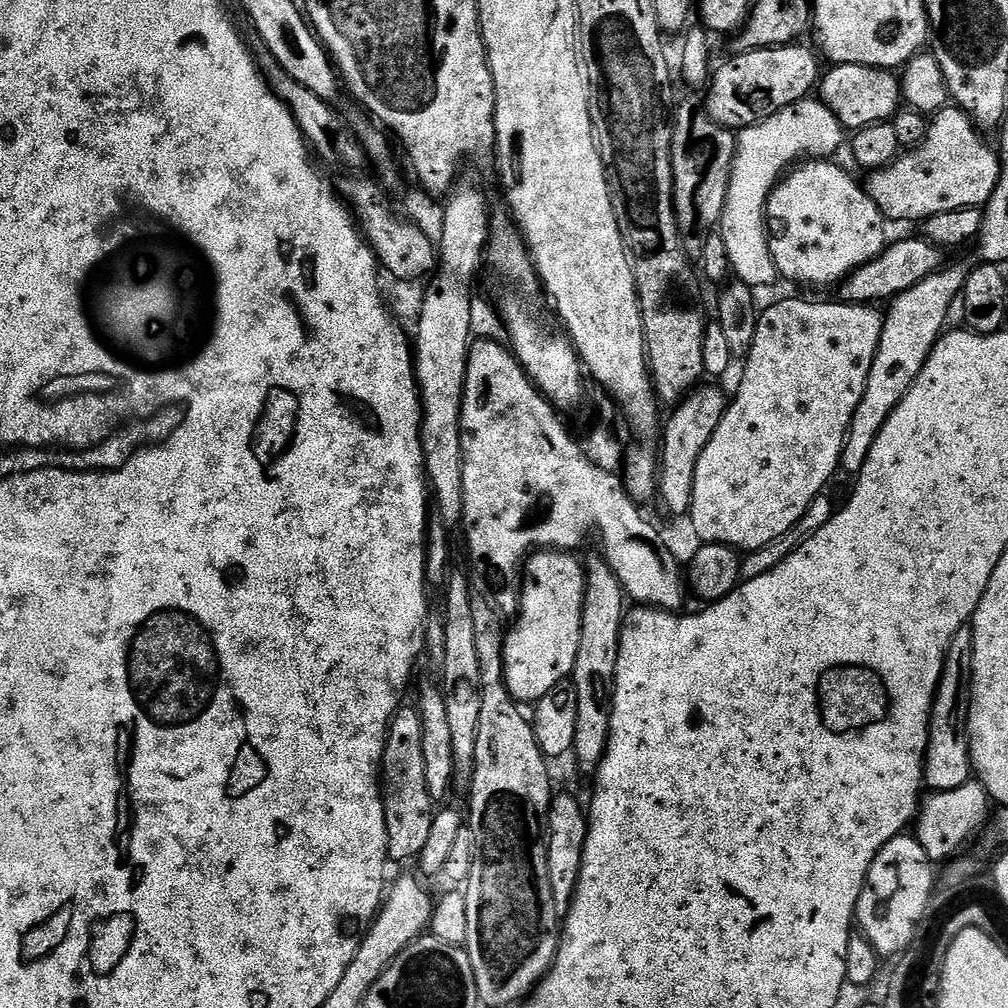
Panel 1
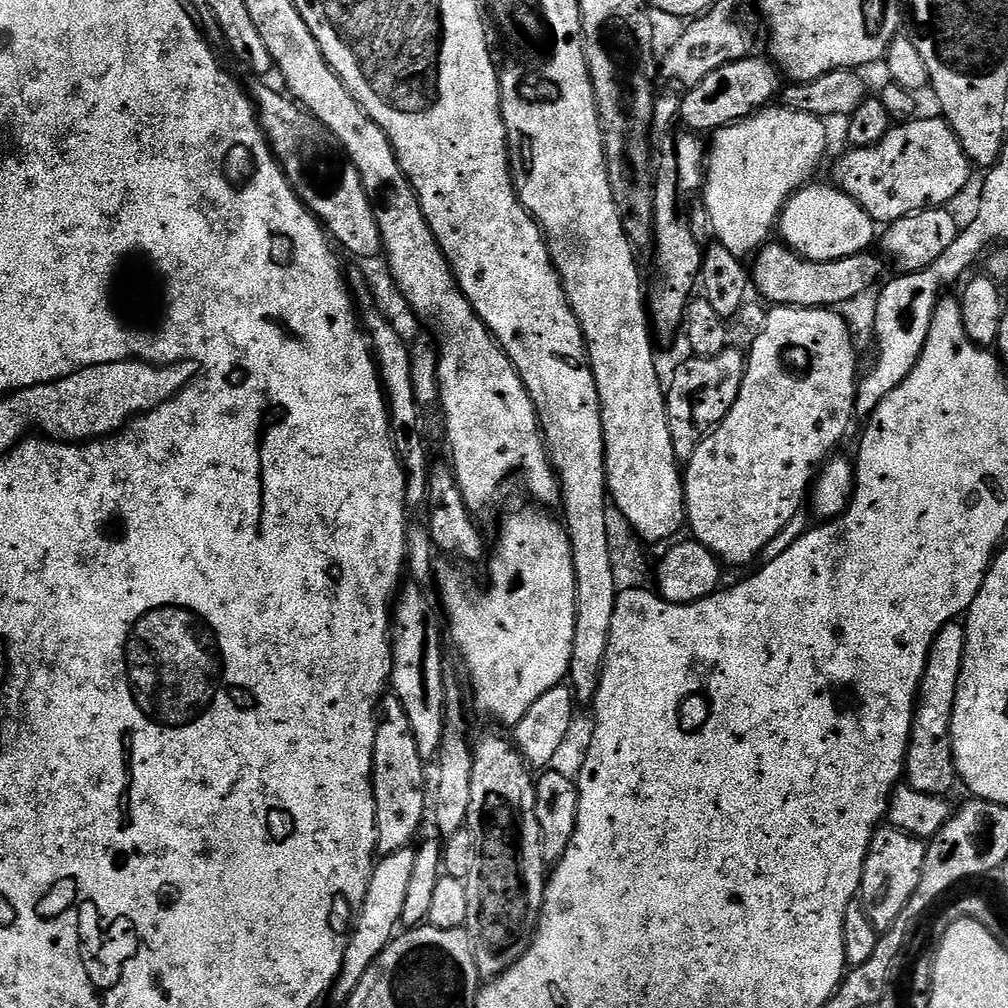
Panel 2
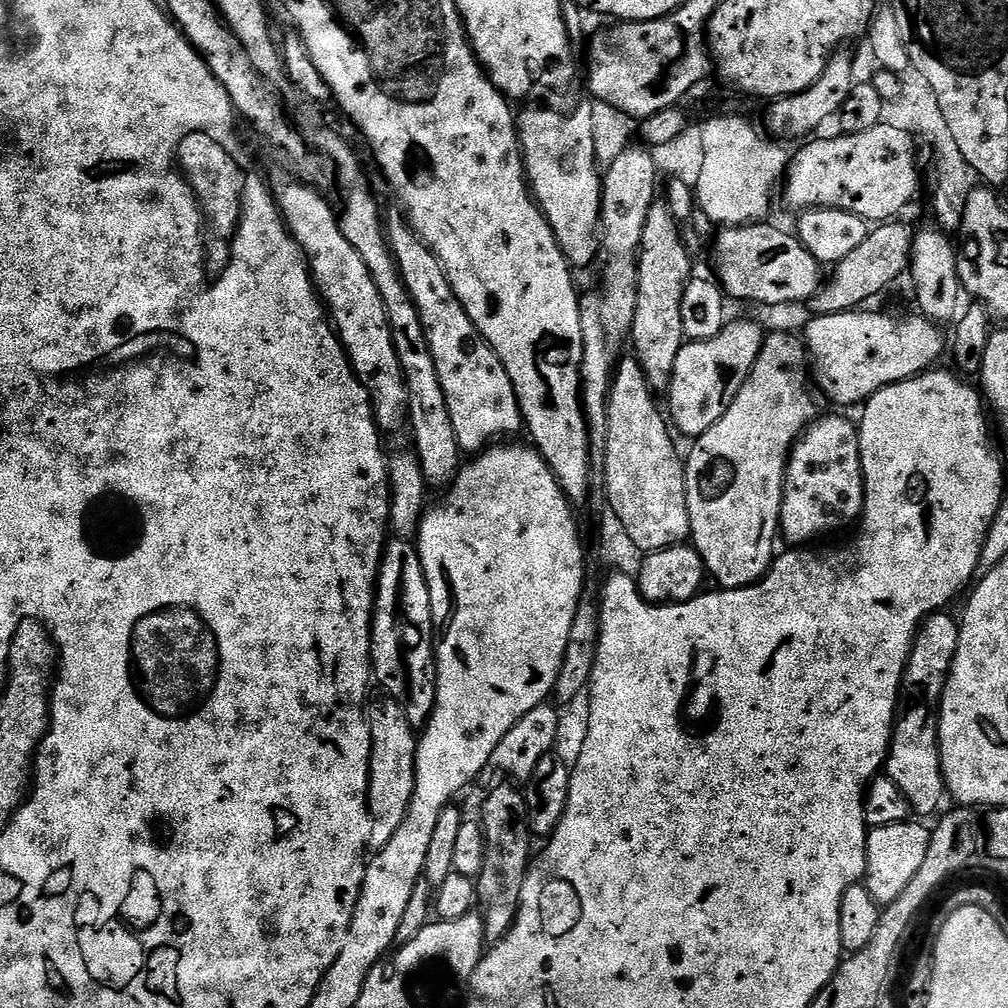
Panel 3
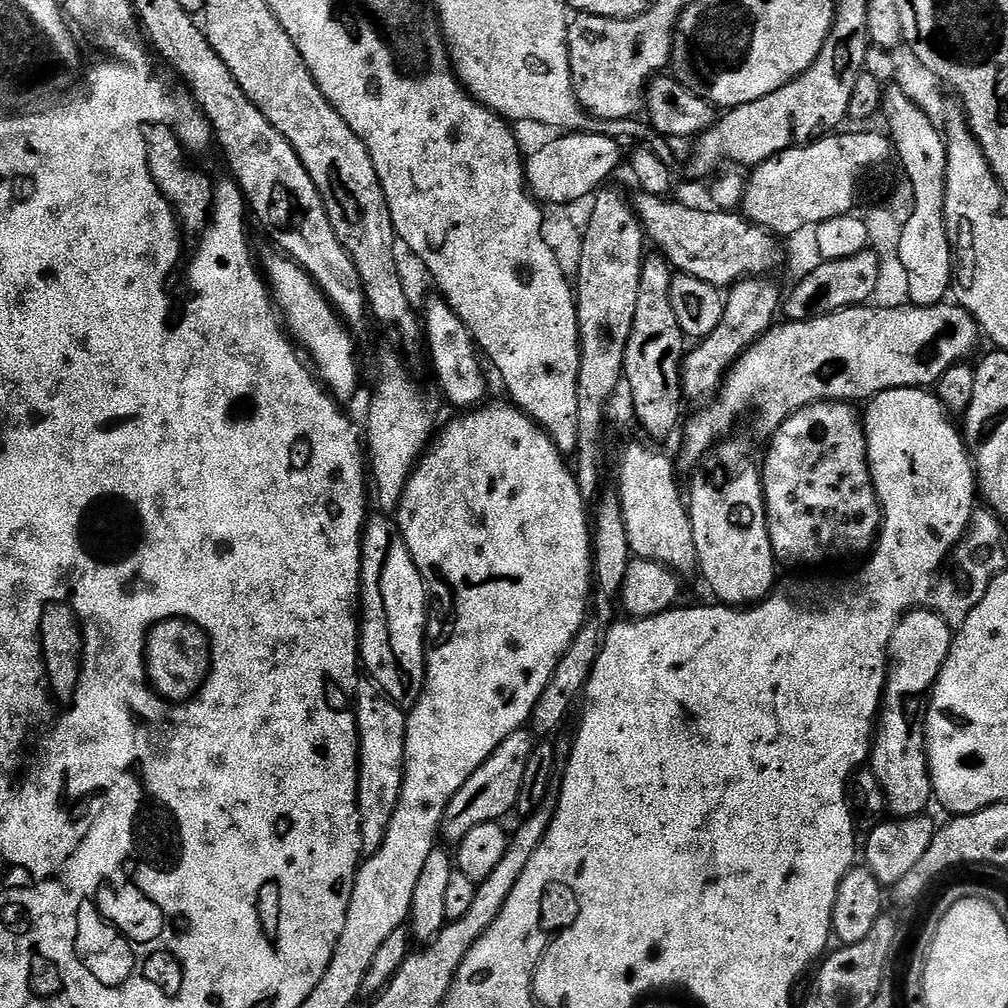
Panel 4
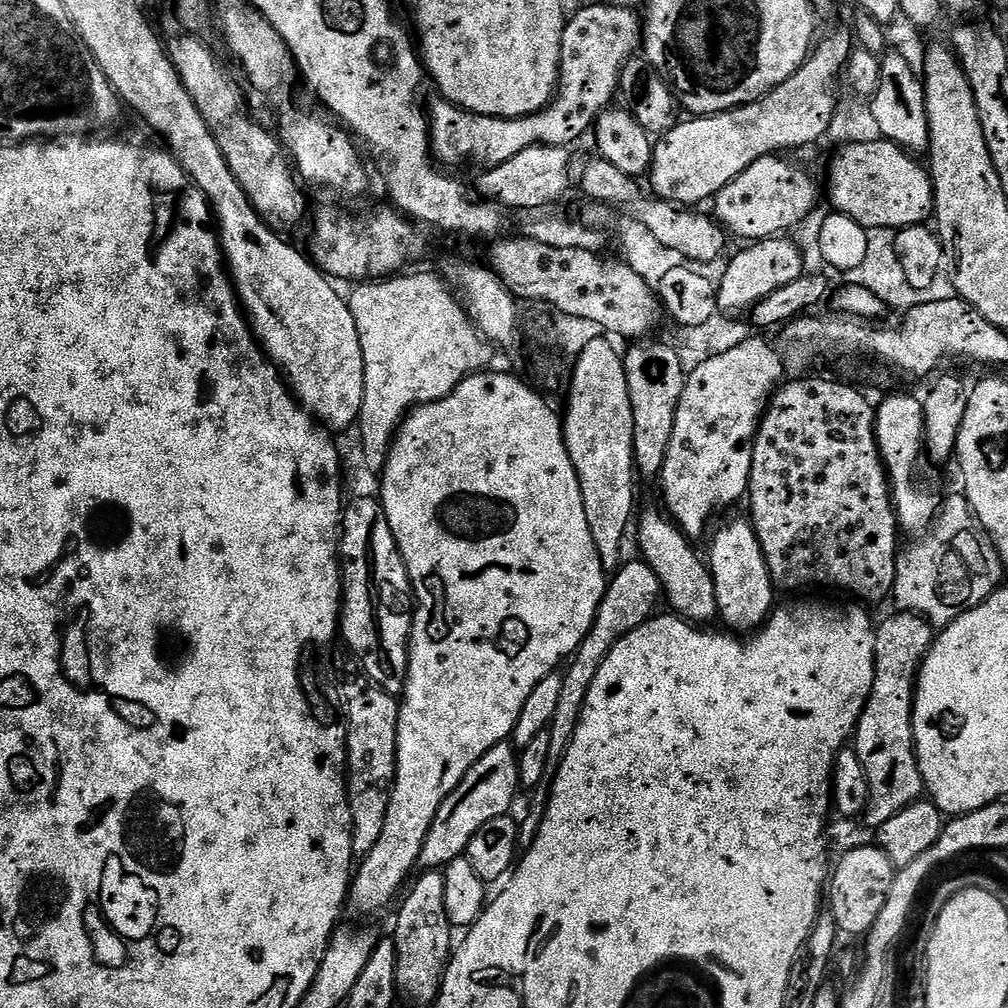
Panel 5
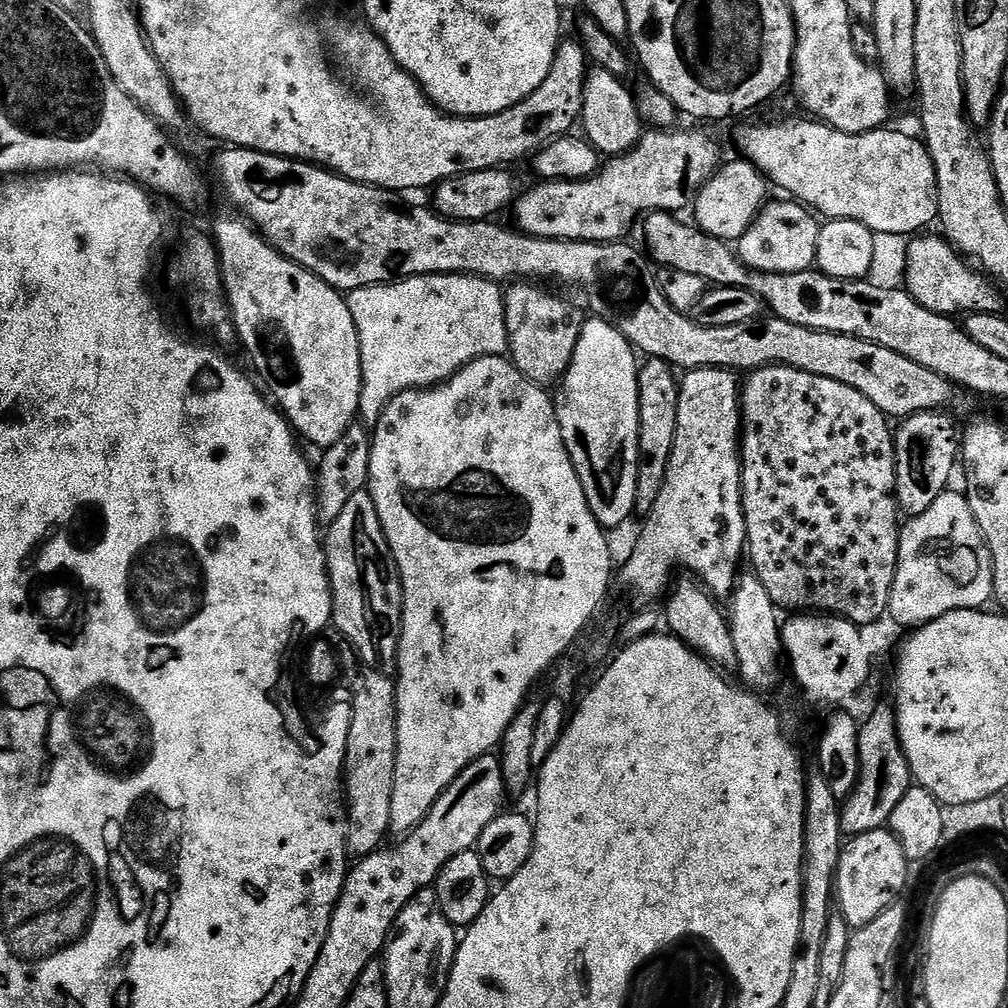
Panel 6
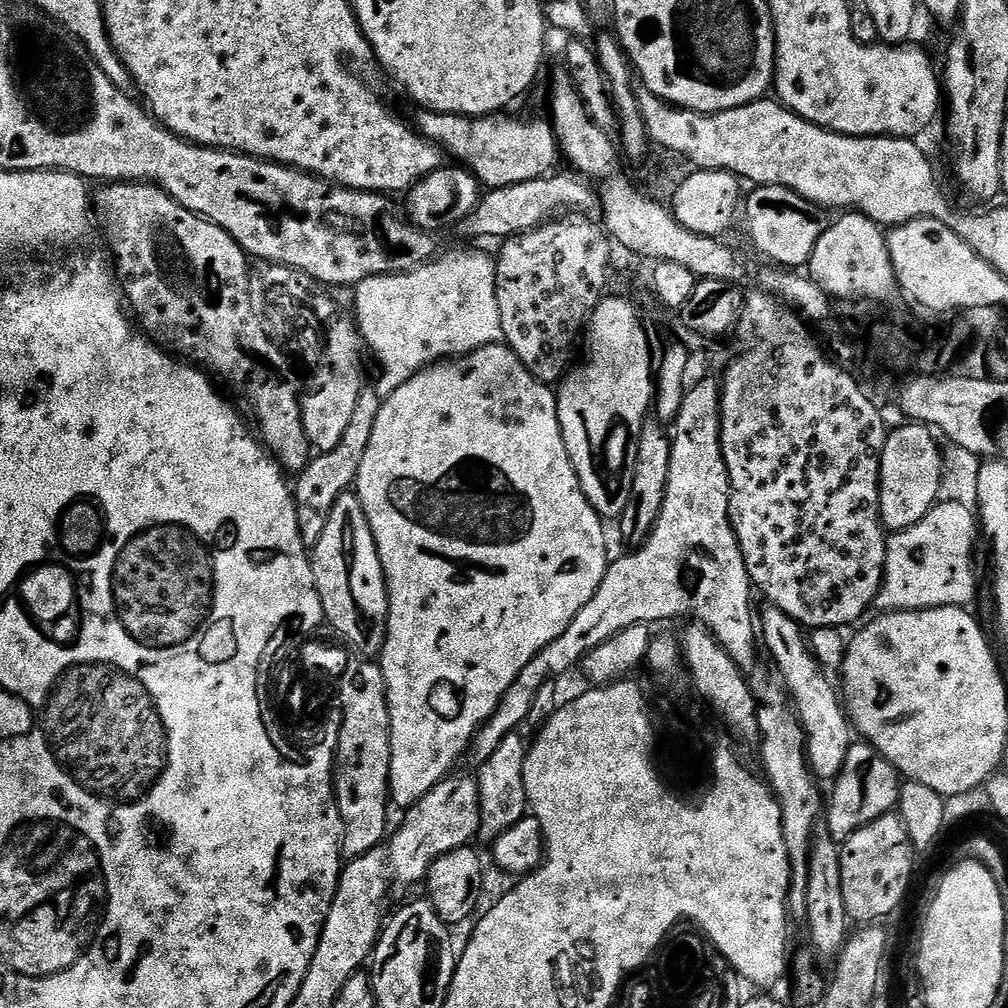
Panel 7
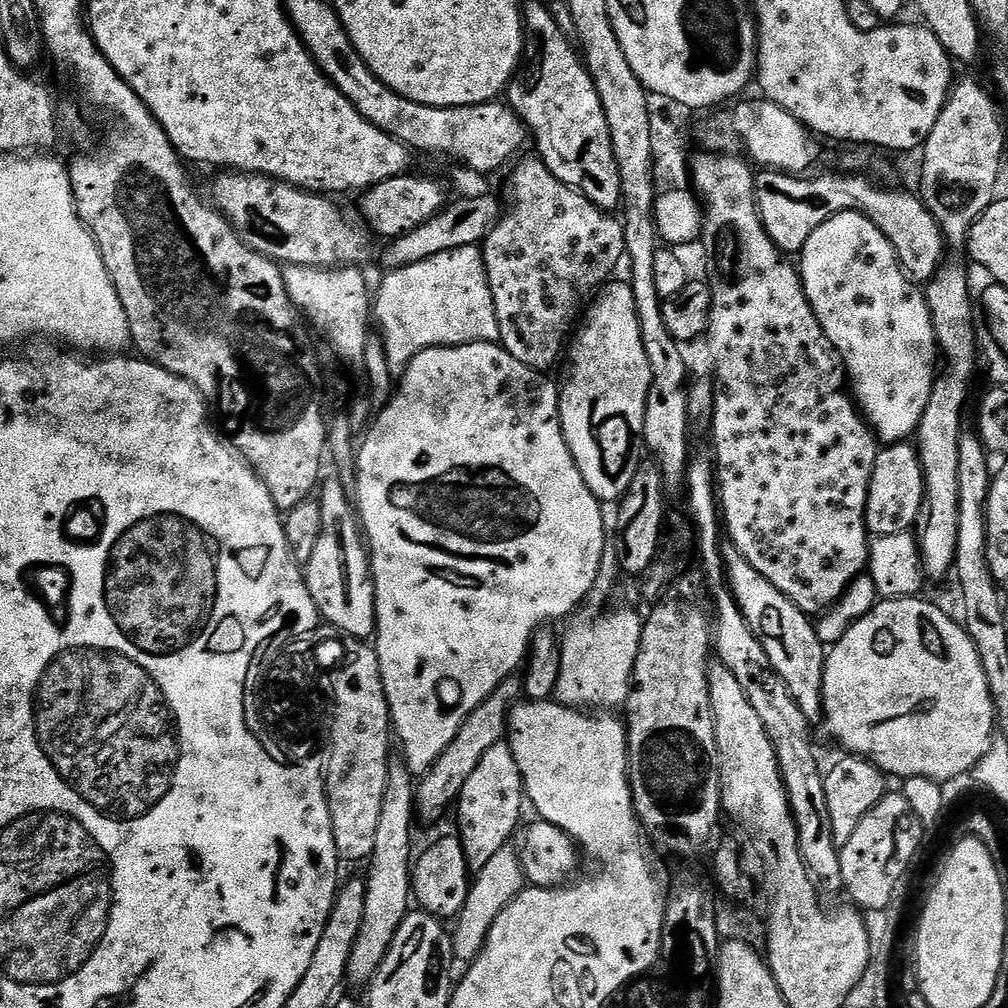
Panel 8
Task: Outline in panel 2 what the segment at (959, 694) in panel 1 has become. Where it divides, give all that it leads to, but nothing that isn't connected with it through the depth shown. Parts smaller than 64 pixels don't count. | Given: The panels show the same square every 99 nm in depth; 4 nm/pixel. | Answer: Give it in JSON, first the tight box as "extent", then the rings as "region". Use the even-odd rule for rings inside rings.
{"extent":[904,622,966,797],"region":[[[953,622],[942,626],[930,646],[920,693],[916,695],[916,715],[912,717],[912,733],[908,743],[908,762],[904,765],[904,776],[911,788],[927,796],[947,797],[948,791],[958,784],[952,753],[952,715],[965,650],[966,634],[963,623]]]}

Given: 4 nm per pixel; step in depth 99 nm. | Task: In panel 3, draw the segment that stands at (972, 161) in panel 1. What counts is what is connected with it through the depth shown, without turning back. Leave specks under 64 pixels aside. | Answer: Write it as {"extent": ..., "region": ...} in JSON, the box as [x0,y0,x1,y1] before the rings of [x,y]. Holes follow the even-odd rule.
{"extent":[782,122,920,222],"region":[[[883,122],[874,130],[862,130],[862,134],[835,135],[829,140],[809,139],[805,148],[791,157],[782,184],[785,202],[796,214],[814,208],[837,208],[866,222],[895,221],[899,217],[896,215],[920,192],[917,137]]]}

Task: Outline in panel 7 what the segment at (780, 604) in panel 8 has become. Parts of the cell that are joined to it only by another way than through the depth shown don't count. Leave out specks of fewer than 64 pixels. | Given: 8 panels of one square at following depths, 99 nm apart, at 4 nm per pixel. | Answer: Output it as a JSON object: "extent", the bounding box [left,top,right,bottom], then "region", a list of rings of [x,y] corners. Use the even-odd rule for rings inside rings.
{"extent":[758,606,854,782],"region":[[[771,606],[765,609],[758,616],[758,632],[784,678],[783,685],[794,703],[800,723],[804,725],[804,732],[808,736],[808,764],[817,781],[835,782],[846,762],[846,754],[854,743],[852,721],[842,703],[841,693],[837,685],[835,688],[823,676],[825,673],[822,665],[813,654],[809,637],[801,624],[794,622],[794,618],[790,618],[782,610]]]}

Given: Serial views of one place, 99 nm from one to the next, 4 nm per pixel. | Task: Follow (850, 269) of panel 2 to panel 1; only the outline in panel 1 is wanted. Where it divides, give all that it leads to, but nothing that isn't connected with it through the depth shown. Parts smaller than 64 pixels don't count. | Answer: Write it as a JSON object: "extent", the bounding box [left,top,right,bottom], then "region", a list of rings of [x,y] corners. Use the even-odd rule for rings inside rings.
{"extent":[839,236,946,305],"region":[[[912,236],[909,240],[900,240],[897,244],[889,243],[884,251],[878,253],[870,262],[852,271],[839,285],[839,299],[846,304],[875,305],[880,302],[876,300],[888,302],[910,290],[910,286],[918,286],[922,278],[930,278],[930,274],[939,272],[946,264],[945,253],[937,244],[931,244],[927,238],[917,236]]]}

